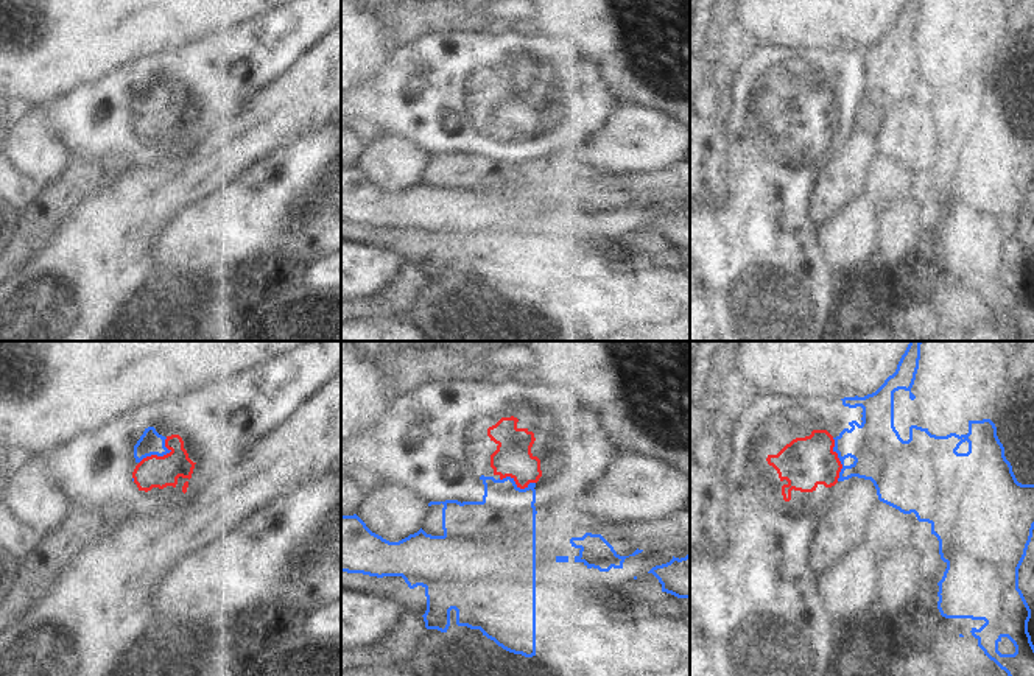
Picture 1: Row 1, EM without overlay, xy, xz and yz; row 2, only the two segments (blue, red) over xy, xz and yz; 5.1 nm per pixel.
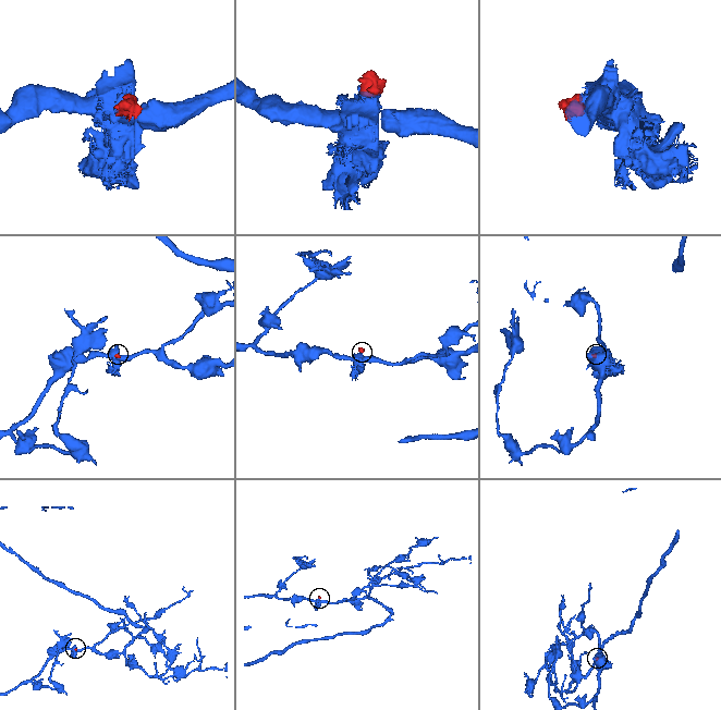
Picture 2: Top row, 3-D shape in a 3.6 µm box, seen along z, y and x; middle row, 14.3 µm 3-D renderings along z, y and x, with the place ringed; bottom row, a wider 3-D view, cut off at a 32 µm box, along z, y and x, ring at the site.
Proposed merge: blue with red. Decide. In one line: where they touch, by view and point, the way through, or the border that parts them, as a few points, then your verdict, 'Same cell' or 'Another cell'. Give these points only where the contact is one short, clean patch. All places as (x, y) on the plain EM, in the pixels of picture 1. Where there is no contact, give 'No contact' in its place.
Touches blue at xy (159, 106). Boundary: xy (167, 89), (165, 105), (147, 106), (139, 114). Another cell.

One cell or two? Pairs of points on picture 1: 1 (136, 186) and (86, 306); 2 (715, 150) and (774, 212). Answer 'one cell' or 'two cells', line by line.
1: one cell
2: two cells

